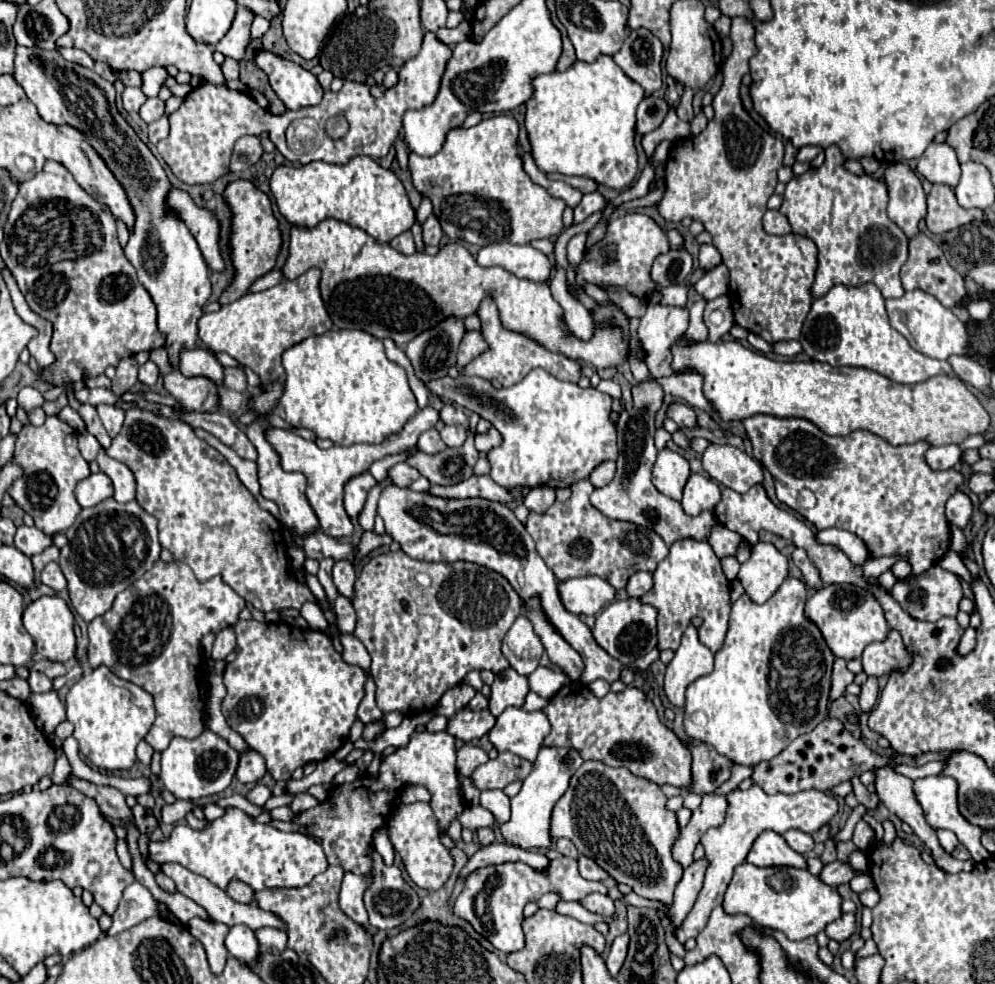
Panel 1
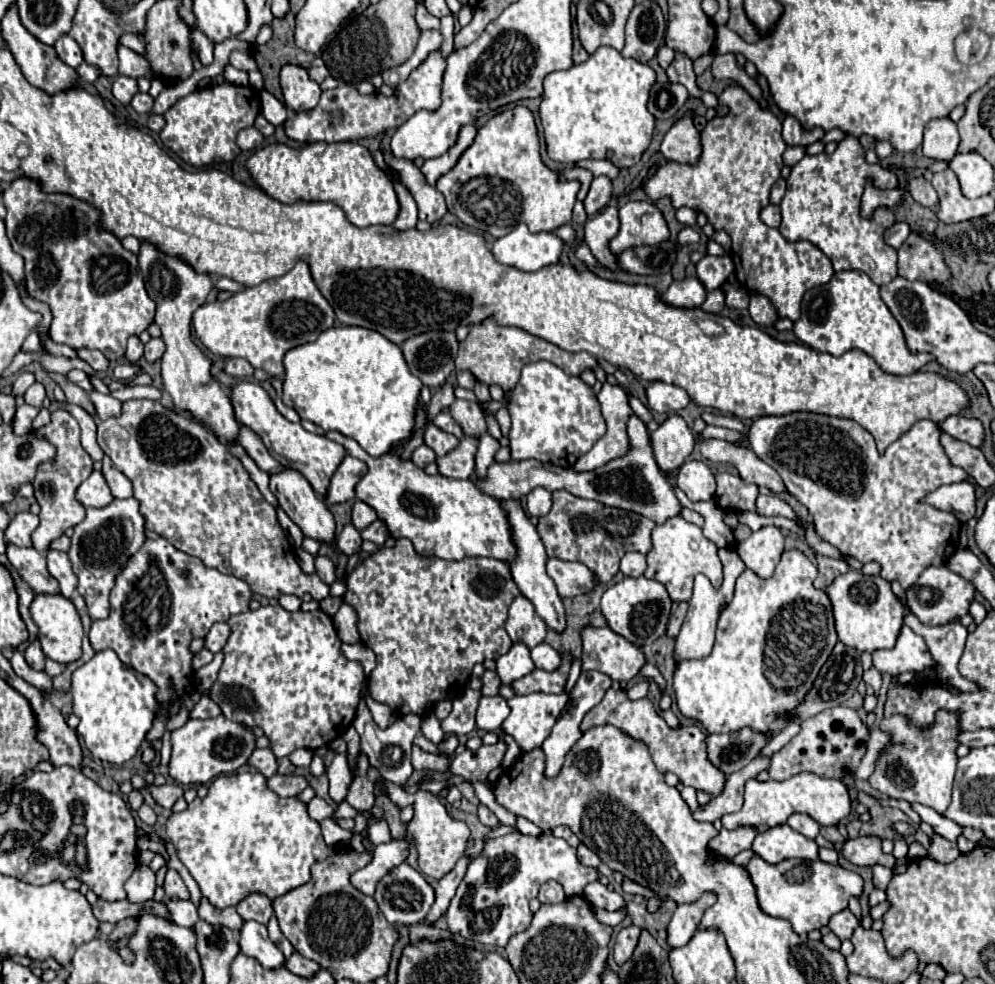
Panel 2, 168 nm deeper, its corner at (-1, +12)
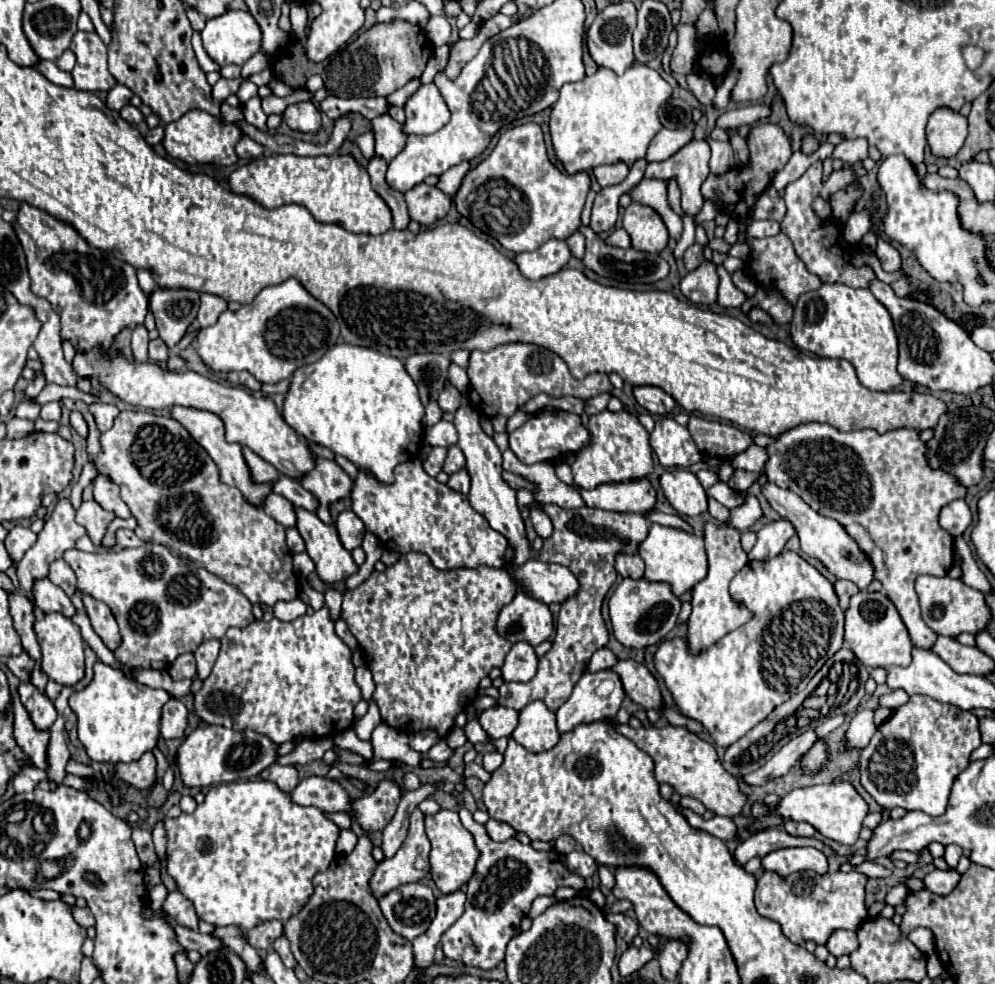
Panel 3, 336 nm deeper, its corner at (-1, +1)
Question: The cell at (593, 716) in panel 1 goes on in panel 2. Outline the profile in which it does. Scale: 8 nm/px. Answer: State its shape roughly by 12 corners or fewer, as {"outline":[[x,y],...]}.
{"outline":[[610,688],[580,730],[612,724],[644,742],[660,772],[722,794],[726,774],[698,726],[670,728],[648,698]]}

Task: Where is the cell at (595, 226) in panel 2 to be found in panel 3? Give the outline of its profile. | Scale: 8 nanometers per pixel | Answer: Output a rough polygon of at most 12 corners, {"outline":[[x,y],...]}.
{"outline":[[612,229],[604,241],[612,247],[630,247],[624,229]]}

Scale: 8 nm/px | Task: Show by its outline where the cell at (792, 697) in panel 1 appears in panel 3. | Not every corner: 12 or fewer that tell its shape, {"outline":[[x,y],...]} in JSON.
{"outline":[[794,551],[748,563],[752,613],[706,653],[654,655],[718,747],[842,647],[832,583]]}

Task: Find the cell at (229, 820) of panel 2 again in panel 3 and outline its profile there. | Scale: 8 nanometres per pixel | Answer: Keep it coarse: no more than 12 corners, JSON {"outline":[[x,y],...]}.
{"outline":[[272,781],[166,819],[206,923],[284,923],[340,831]]}

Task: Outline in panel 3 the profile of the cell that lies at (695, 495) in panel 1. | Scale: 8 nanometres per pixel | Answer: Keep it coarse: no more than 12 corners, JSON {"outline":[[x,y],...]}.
{"outline":[[672,469],[660,487],[682,515],[708,511],[708,495],[688,469]]}

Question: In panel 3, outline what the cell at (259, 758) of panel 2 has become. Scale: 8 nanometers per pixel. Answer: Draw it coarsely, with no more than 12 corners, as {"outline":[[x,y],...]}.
{"outline":[[292,765],[266,767],[260,777],[276,783],[284,793],[298,785]]}

